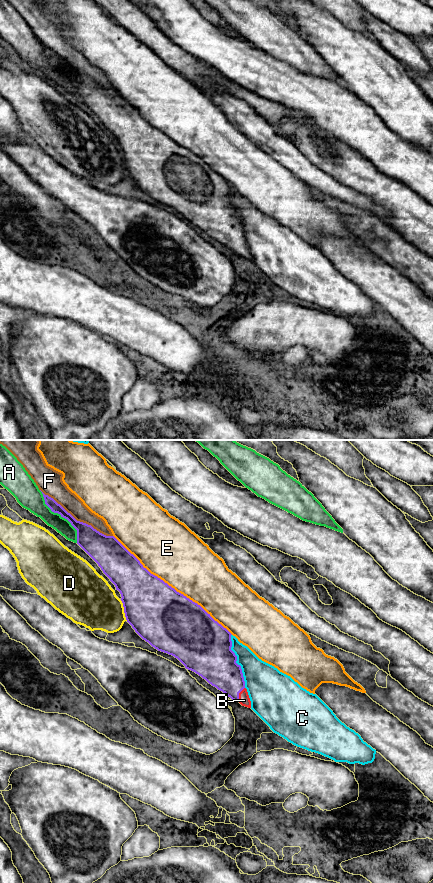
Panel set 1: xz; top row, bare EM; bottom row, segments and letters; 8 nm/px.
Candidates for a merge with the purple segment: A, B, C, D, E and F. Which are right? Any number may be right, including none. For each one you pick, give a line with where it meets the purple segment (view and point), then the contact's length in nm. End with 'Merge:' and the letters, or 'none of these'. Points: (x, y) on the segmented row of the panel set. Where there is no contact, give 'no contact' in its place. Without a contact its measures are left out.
B: xz (238, 694) | 130 nm
Merge: B

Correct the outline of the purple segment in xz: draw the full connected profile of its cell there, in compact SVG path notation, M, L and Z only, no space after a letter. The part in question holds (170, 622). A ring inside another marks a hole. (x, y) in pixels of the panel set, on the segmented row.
M43 492L42 494L45 504L51 511L67 519L77 530L77 544L98 564L103 573L115 585L116 590L120 592L126 620L135 632L158 651L177 658L186 669L201 676L209 684L225 693L232 700L239 702L242 706L251 708L251 701L245 688L241 666L236 663L237 656L231 650L232 634L215 621L200 605L177 592L157 576L151 574L114 536L106 536L94 529L91 525L77 521L53 498L45 495Z

